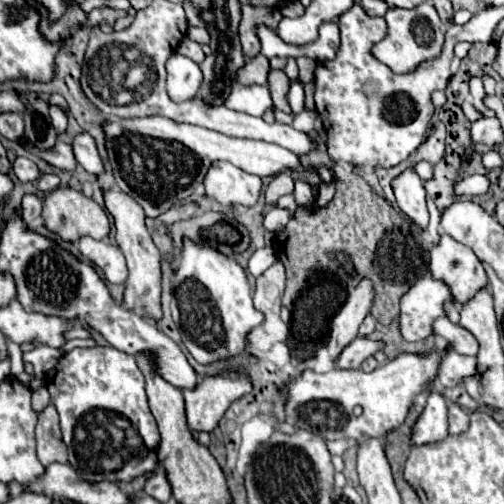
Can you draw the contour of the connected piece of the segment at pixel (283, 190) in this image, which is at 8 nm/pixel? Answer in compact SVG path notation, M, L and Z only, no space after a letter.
M280 173L272 179L272 183L266 189L266 203L274 205L278 201L278 197L282 195L290 195L294 191L294 181L288 173Z

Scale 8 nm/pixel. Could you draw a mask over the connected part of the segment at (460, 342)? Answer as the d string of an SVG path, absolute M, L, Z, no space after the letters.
M440 317L438 321L434 321L434 333L444 337L446 341L450 341L454 345L454 349L462 355L476 355L478 353L476 337L470 331L466 331L464 327L450 323L448 317Z

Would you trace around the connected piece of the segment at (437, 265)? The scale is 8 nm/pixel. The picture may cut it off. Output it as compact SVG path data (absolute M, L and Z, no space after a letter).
M442 235L440 243L432 247L430 271L436 279L450 285L452 297L458 303L466 303L482 285L488 285L486 271L474 251L450 235Z

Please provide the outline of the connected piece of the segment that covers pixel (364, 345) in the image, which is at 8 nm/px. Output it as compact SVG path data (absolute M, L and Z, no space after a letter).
M356 337L340 355L340 359L336 361L338 369L358 369L364 359L372 357L376 351L384 349L384 341L376 341L376 339L368 339L368 337Z

